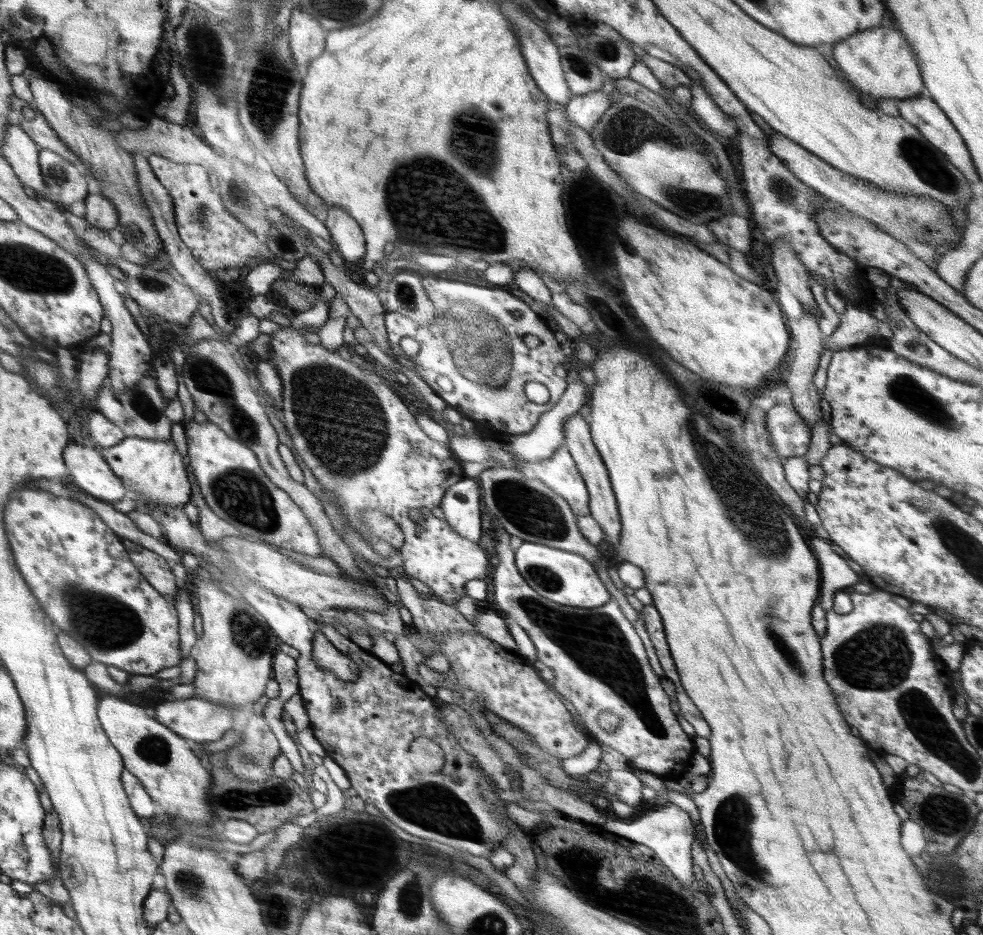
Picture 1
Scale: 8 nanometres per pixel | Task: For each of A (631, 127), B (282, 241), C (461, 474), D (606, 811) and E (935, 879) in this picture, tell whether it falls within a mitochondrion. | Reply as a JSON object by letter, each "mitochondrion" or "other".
{"A":"mitochondrion","B":"mitochondrion","C":"other","D":"other","E":"mitochondrion"}

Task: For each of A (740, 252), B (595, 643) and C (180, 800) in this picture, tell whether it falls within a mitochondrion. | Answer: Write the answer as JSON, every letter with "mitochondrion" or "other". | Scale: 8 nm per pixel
{"A":"other","B":"mitochondrion","C":"other"}

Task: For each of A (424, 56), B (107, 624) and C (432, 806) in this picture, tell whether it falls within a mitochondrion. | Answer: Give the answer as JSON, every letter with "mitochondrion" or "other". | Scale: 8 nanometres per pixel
{"A":"other","B":"mitochondrion","C":"mitochondrion"}

